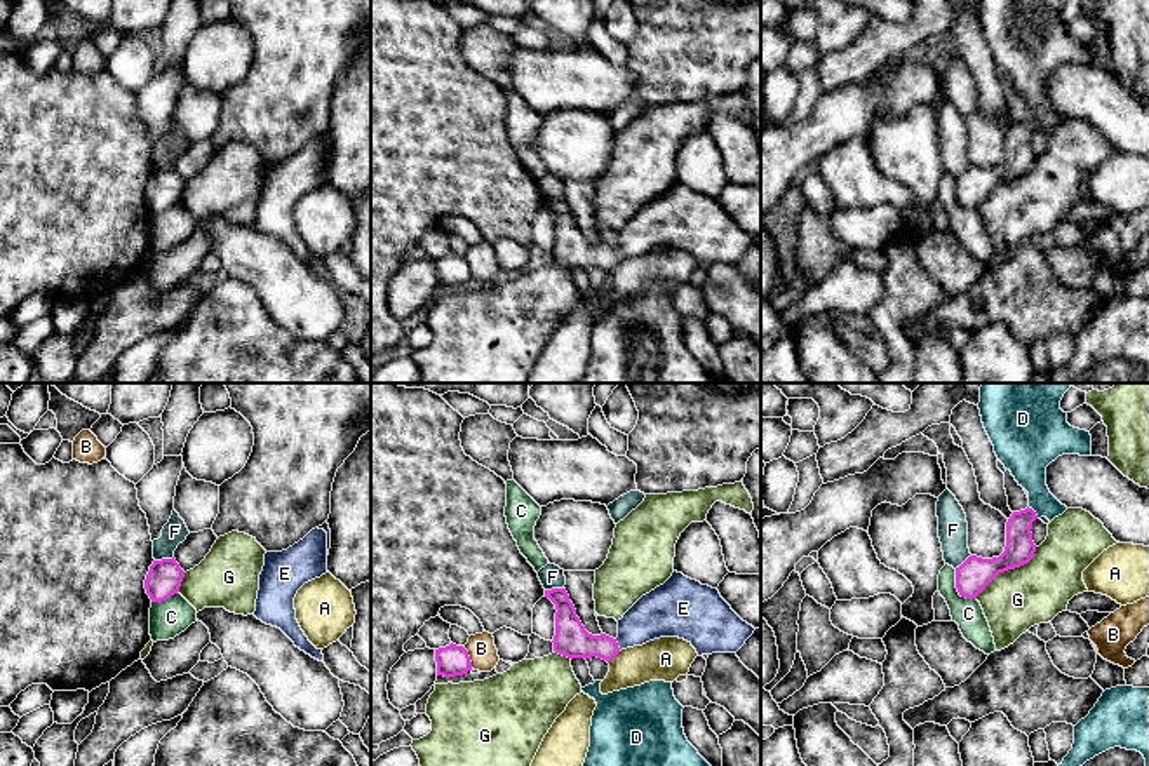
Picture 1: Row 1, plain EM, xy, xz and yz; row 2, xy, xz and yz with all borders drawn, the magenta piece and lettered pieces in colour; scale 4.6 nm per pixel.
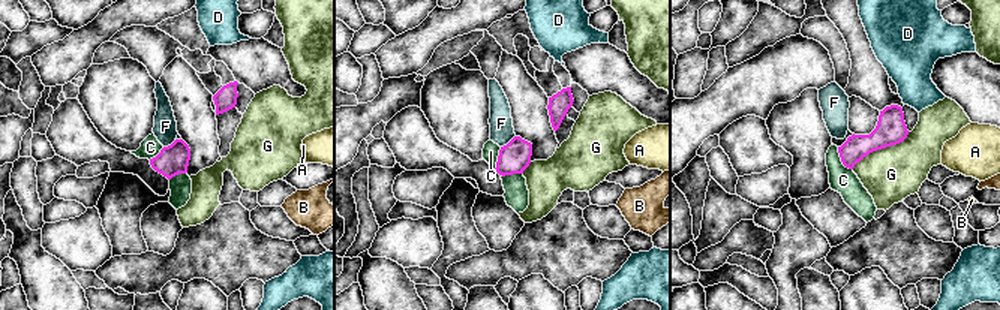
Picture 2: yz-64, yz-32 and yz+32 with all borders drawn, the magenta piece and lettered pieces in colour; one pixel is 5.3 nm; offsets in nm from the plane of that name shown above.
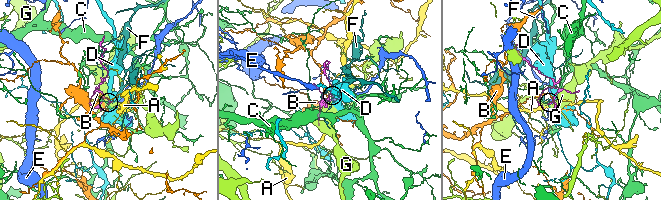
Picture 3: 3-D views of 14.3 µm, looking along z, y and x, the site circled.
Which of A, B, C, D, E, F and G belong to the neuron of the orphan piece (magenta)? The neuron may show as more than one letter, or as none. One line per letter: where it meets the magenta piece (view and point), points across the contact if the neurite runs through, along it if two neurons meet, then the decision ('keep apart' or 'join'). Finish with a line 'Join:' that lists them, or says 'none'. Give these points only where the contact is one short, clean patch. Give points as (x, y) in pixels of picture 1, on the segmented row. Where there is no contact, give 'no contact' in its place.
A: meets magenta in xz at (613, 657); border along xz (620, 651), (608, 662); keep apart
B: meets magenta in xz at (469, 658); keep apart
C: meets magenta in yz at (958, 591); border along yz (954, 570), (956, 591), (975, 599); keep apart
D: meets magenta in yz at (1034, 512); keep apart
E: meets magenta in xz at (617, 645); runs through xz (571, 639), (580, 645), (617, 645), (643, 622), (660, 613); join
F: meets magenta in xy at (164, 559); border along xy (173, 556), (155, 561); keep apart
G: meets magenta in yz at (1007, 570); keep apart
Join: E

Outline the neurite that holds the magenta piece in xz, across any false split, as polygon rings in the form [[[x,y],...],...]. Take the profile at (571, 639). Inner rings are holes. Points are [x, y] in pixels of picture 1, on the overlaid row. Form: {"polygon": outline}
{"polygon": [[[677,571],[618,620],[616,639],[588,634],[566,588],[545,590],[545,597],[557,609],[554,651],[571,660],[597,656],[609,663],[622,649],[660,637],[684,639],[698,656],[736,653],[756,630],[731,609],[717,588]]]}

